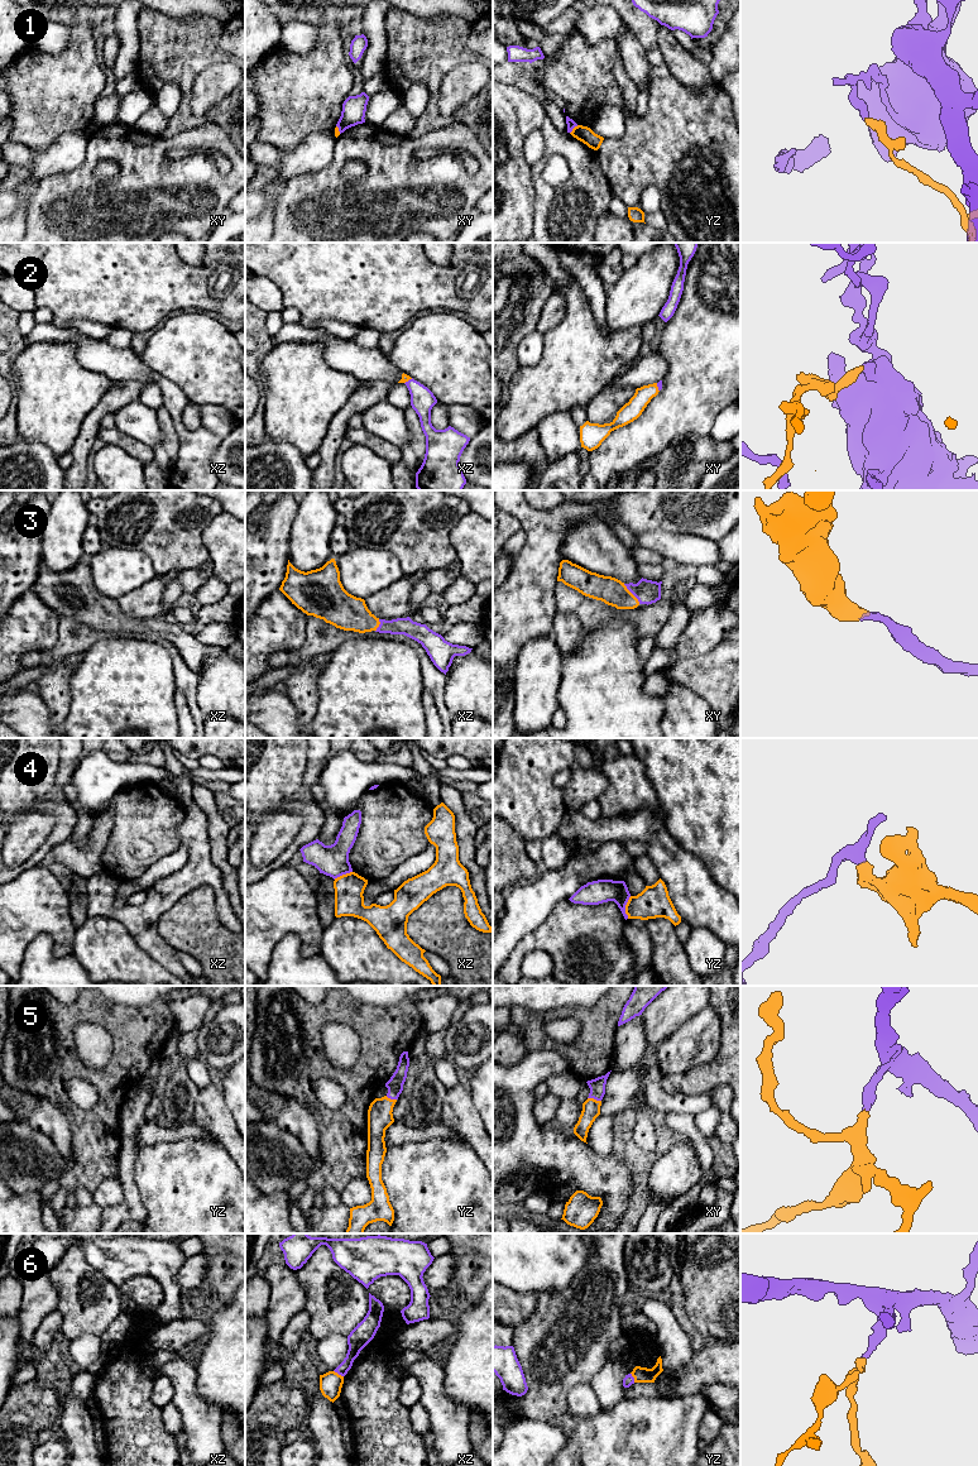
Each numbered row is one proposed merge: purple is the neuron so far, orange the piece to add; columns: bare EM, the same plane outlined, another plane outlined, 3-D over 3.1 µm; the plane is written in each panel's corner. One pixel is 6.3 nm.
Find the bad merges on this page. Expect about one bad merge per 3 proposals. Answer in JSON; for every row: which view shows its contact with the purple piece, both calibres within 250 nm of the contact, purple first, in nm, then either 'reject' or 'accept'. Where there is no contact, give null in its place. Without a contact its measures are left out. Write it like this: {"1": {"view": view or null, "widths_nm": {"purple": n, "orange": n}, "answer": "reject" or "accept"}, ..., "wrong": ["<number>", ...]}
{"1": {"view": "yz", "widths_nm": {"purple": 60, "orange": 100}, "answer": "reject"}, "2": {"view": "xz", "widths_nm": {"purple": 160, "orange": 50}, "answer": "accept"}, "3": {"view": "xy", "widths_nm": {"purple": 160, "orange": 170}, "answer": "accept"}, "4": {"view": "yz", "widths_nm": {"purple": 150, "orange": 200}, "answer": "reject"}, "5": {"view": "xy", "widths_nm": {"purple": 100, "orange": 110}, "answer": "accept"}, "6": {"view": "xz", "widths_nm": {"purple": 120, "orange": 140}, "answer": "reject"}, "wrong": ["1", "4", "6"]}

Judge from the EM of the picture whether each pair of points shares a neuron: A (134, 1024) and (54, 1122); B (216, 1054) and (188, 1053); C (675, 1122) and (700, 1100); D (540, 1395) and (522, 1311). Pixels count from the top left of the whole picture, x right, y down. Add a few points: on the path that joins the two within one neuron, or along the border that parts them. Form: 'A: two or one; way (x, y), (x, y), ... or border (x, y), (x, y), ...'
A: two; border (37, 1097), (58, 1106), (72, 1140)
B: two; border (199, 1030), (196, 1054)
C: two; border (664, 1112), (688, 1112), (693, 1116)
D: two; border (536, 1296), (536, 1309), (514, 1328)

